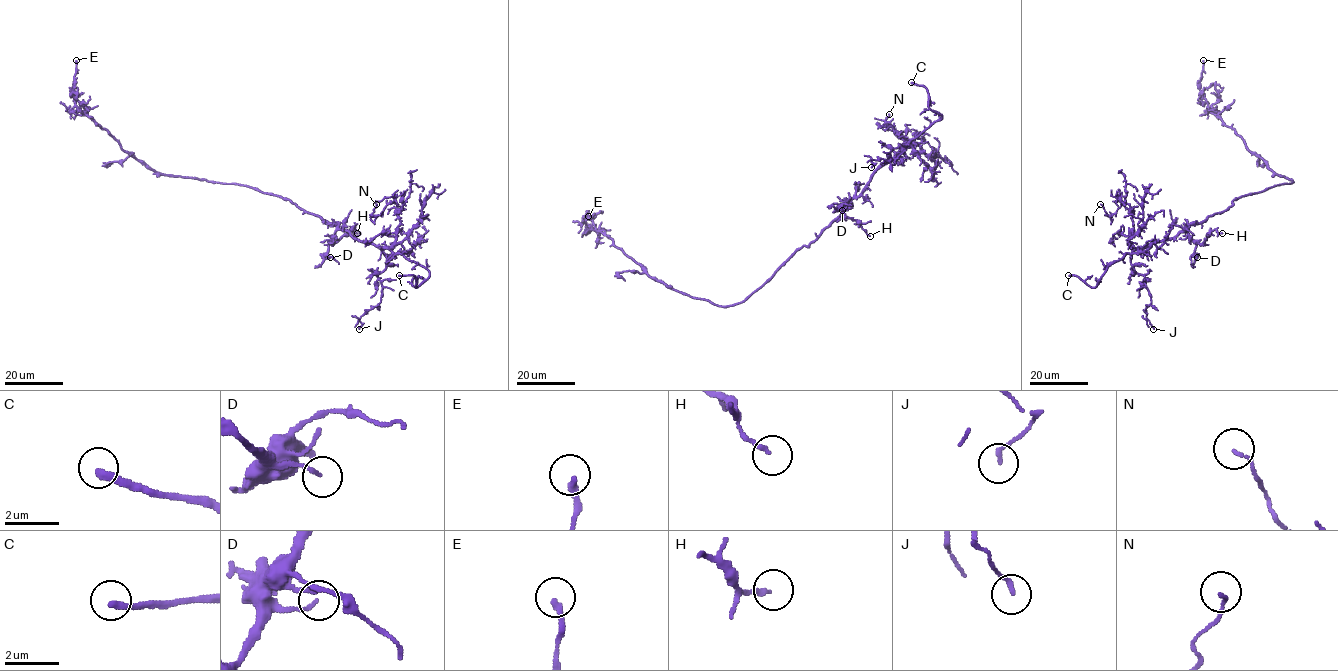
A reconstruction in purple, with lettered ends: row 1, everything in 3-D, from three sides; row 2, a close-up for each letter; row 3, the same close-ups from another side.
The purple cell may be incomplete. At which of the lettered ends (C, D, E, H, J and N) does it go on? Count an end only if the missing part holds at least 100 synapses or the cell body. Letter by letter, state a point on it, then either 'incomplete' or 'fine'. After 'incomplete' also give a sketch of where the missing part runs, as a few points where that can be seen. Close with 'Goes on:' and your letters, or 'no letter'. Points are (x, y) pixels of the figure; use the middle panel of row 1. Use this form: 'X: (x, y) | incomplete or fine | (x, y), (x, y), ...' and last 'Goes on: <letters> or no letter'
C: (911, 82) | incomplete
D: (842, 210) | fine
E: (588, 216) | fine
H: (870, 236) | fine
J: (871, 167) | fine
N: (889, 114) | fine
Goes on: C

